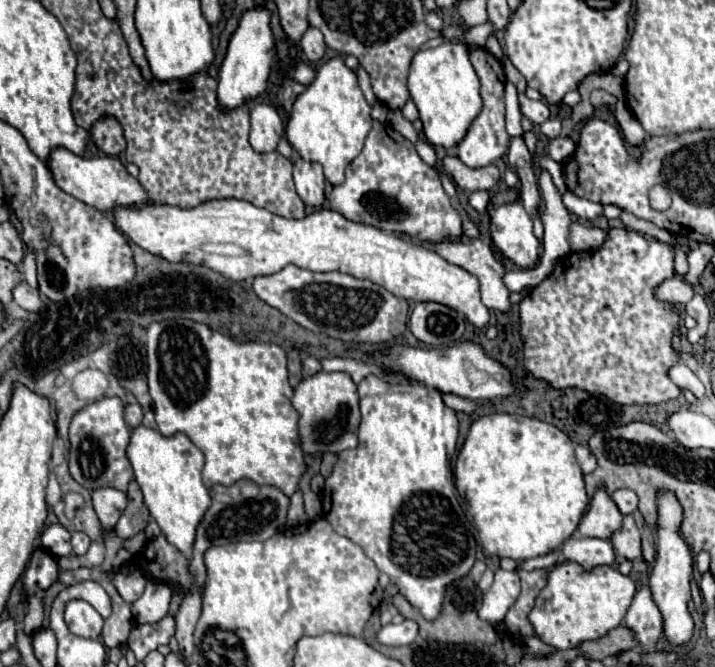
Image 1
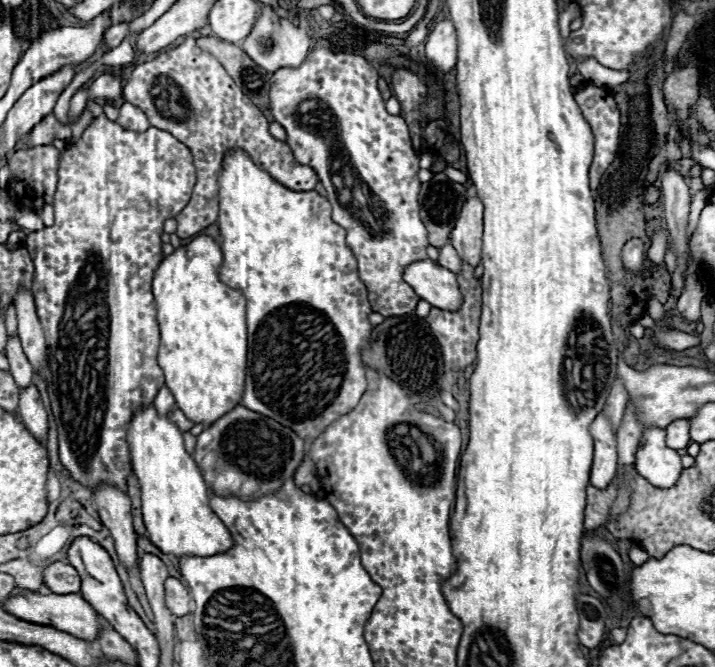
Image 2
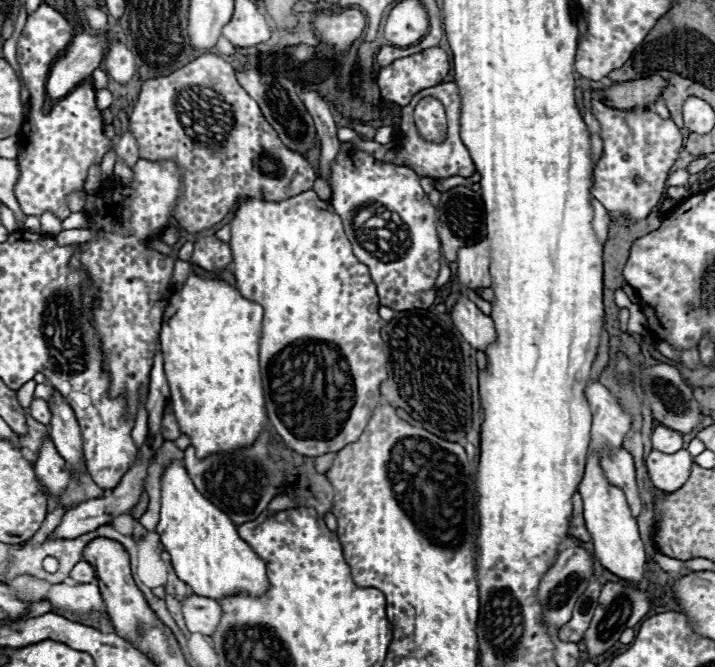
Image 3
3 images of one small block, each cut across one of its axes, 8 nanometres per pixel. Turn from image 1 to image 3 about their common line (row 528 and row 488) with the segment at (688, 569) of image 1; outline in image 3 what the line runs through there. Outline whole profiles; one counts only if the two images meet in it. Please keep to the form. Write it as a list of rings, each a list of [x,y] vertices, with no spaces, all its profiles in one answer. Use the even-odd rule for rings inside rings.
[[[652,450],[646,458],[646,466],[650,480],[658,490],[676,492],[690,476],[692,456],[688,450],[678,450],[676,454],[662,454]]]

